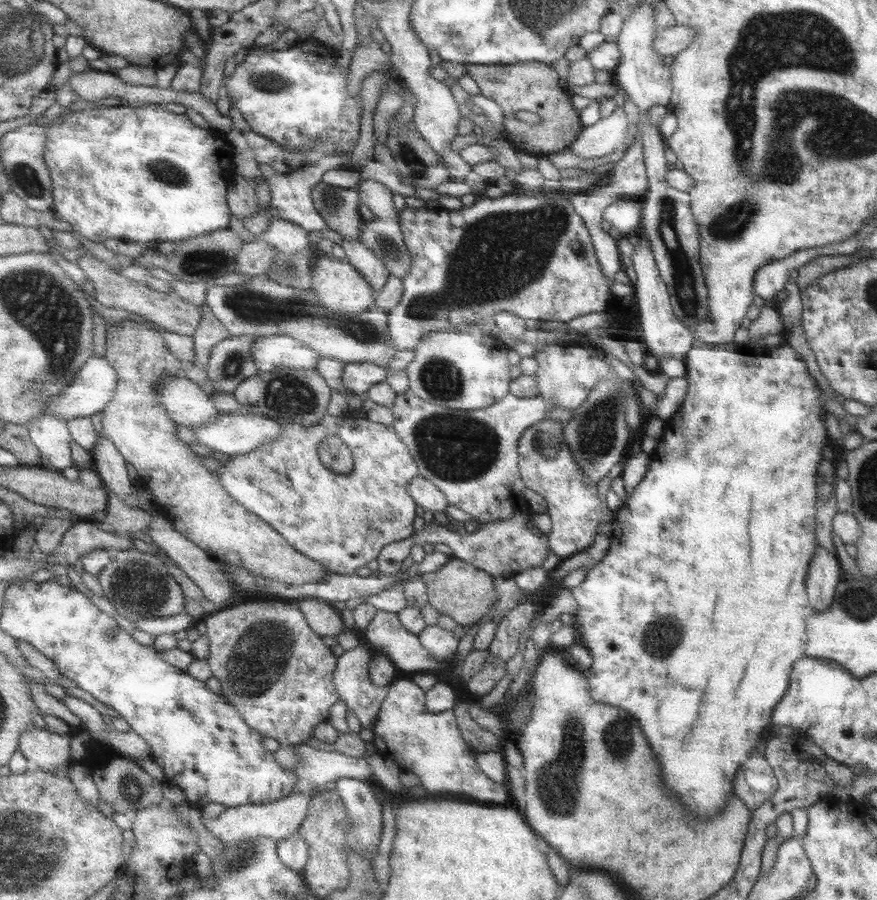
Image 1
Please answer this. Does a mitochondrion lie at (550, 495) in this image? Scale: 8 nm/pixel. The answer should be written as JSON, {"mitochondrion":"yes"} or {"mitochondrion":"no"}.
{"mitochondrion":"no"}

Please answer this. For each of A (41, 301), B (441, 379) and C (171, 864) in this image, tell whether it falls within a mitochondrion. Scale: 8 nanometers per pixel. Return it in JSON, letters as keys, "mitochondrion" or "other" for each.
{"A":"mitochondrion","B":"mitochondrion","C":"other"}

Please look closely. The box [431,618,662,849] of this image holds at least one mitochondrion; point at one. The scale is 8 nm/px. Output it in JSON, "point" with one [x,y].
{"point":[557,783]}

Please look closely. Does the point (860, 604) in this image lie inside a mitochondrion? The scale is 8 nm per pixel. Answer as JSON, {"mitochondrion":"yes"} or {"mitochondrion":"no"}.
{"mitochondrion":"yes"}

